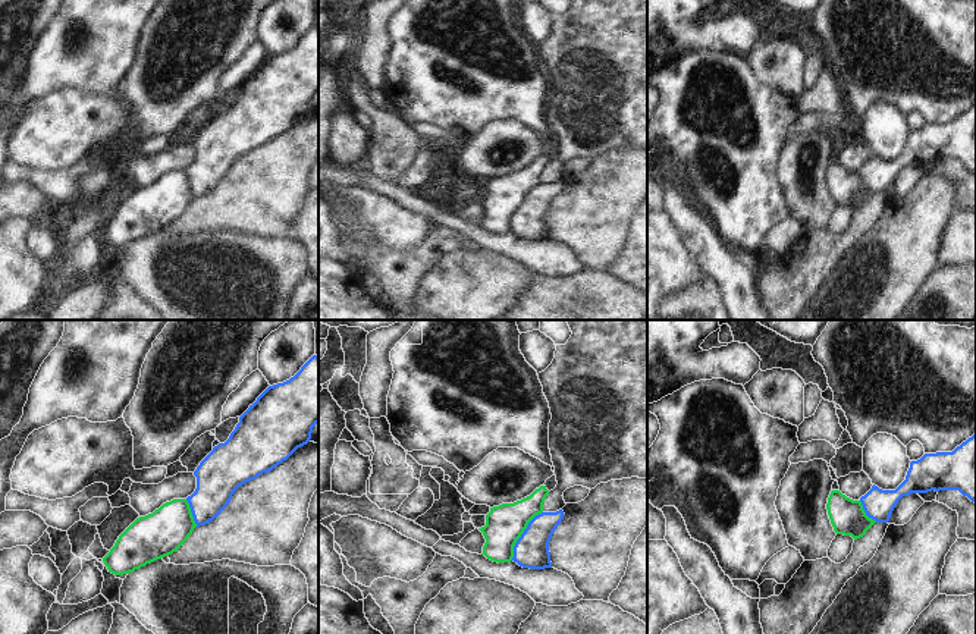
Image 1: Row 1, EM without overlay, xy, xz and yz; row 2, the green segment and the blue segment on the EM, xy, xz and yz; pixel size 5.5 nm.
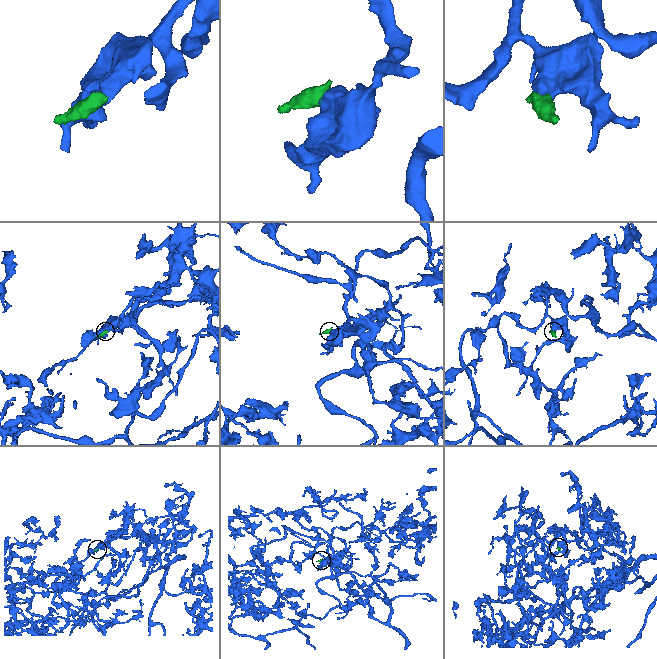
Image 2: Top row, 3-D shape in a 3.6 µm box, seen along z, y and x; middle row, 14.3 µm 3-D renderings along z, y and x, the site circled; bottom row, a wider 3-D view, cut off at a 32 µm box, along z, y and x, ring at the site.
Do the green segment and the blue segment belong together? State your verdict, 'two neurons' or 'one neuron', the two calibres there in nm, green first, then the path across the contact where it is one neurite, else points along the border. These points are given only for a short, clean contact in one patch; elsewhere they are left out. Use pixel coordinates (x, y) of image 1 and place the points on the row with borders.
two neurons; calibres 200 and 190 nm; border xz (542, 511), (529, 523), (517, 540), (511, 559)

